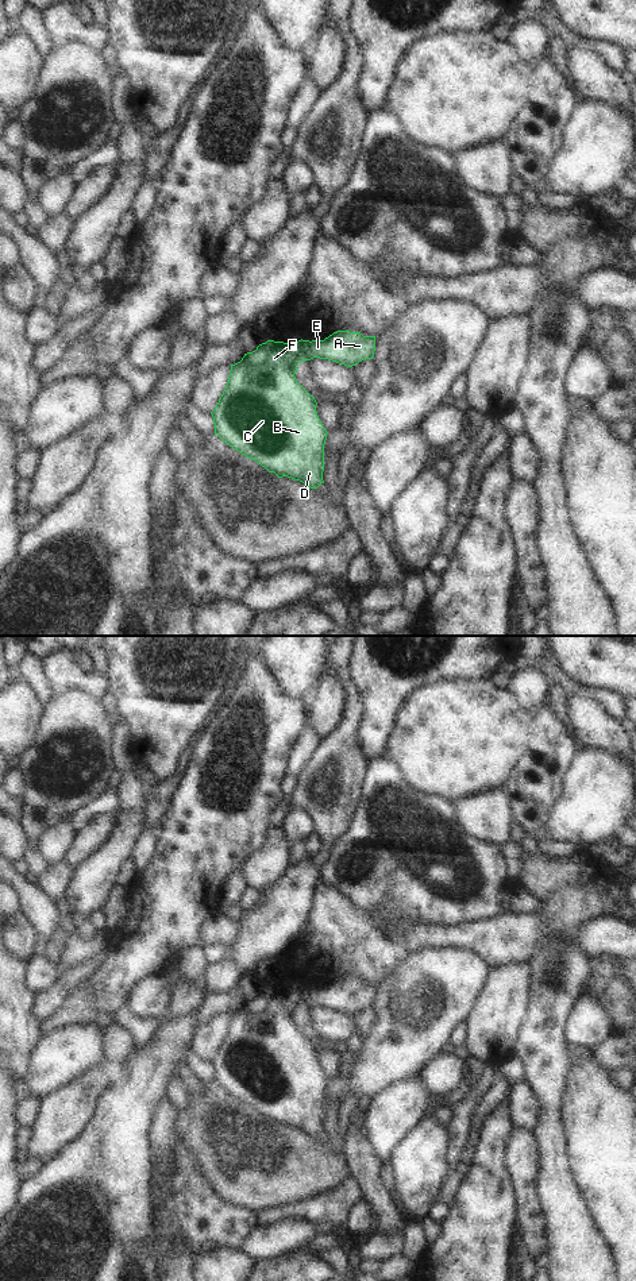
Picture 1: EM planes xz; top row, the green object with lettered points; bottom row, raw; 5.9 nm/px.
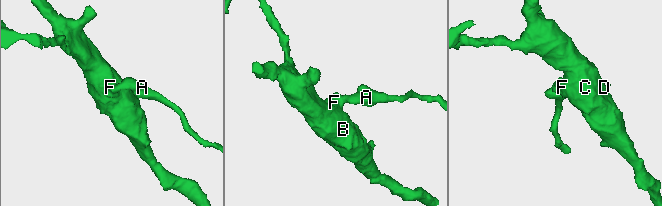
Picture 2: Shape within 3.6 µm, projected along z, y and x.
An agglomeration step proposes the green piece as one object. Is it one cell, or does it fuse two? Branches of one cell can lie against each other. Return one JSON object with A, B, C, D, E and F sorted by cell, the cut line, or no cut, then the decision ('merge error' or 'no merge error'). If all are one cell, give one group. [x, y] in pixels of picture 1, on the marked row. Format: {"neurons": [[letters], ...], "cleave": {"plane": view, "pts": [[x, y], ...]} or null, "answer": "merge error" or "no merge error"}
{"neurons": [["A", "B", "C", "D", "E", "F"]], "cleave": null, "answer": "no merge error"}

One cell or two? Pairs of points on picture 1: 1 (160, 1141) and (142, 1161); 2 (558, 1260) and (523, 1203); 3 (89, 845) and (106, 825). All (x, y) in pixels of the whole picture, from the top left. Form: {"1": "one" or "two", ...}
{"1": "two", "2": "two", "3": "one"}

